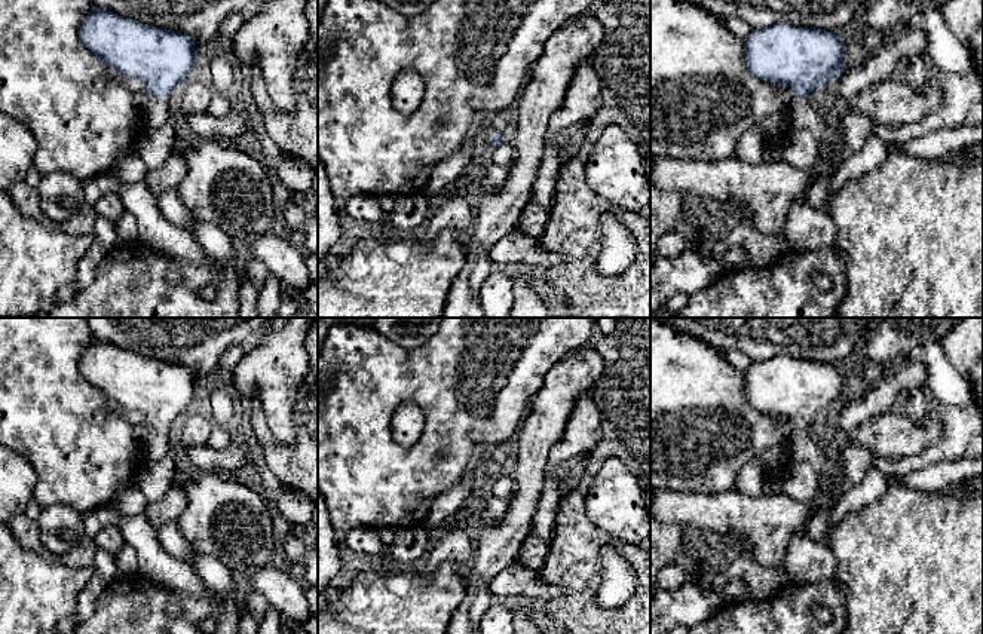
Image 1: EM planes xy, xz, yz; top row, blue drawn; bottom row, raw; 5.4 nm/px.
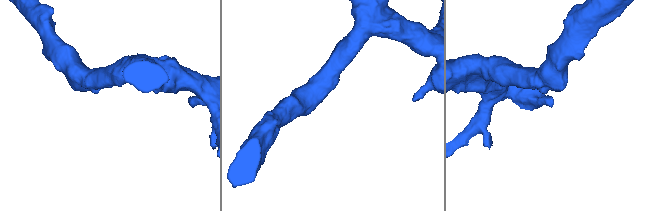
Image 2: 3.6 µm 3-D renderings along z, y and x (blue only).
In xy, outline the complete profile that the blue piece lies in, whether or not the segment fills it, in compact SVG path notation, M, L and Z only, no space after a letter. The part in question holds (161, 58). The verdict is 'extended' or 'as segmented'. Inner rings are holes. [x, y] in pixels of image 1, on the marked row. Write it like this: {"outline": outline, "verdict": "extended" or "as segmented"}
{"outline": "M97 6L83 18L79 37L98 59L144 83L148 97L141 108L143 123L146 129L163 126L168 95L192 70L197 42Z", "verdict": "extended"}

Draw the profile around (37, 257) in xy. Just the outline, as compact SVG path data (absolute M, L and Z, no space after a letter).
M0 190L0 318L33 318L55 301L62 285L76 282L77 263L89 249L92 233L67 233L50 218L30 218Z

